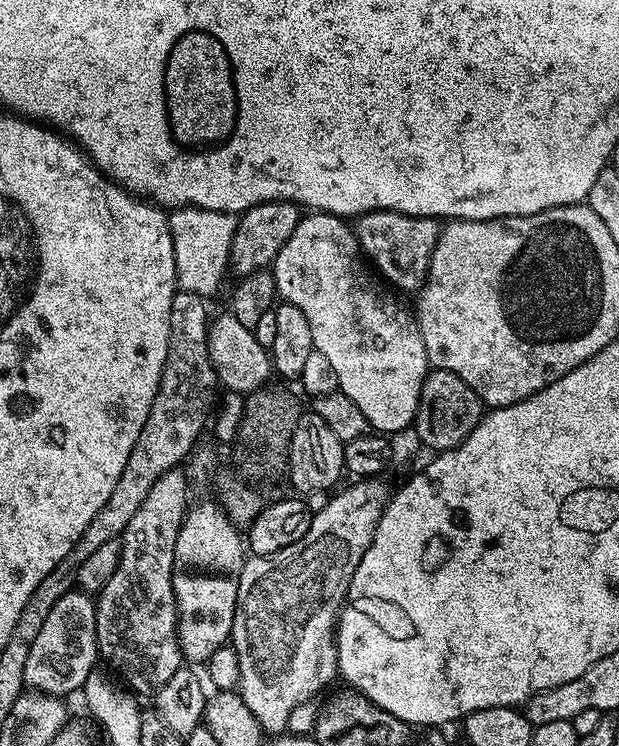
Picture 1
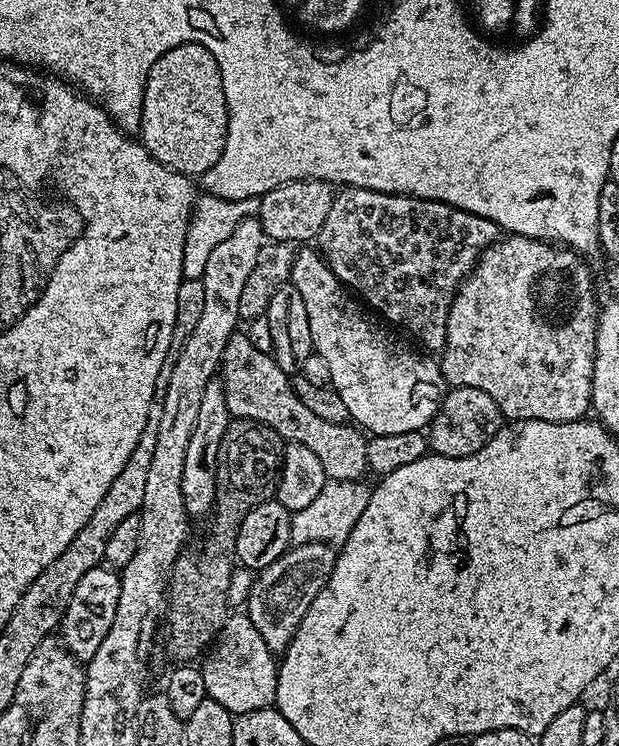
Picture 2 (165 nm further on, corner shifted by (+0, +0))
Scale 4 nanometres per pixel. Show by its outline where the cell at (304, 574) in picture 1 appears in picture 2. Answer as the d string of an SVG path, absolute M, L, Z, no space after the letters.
M297 544L270 562L270 566L255 573L256 581L248 592L246 613L271 652L282 654L286 651L302 618L306 618L306 610L310 610L310 602L314 602L322 586L326 586L337 555L337 549L330 544Z

